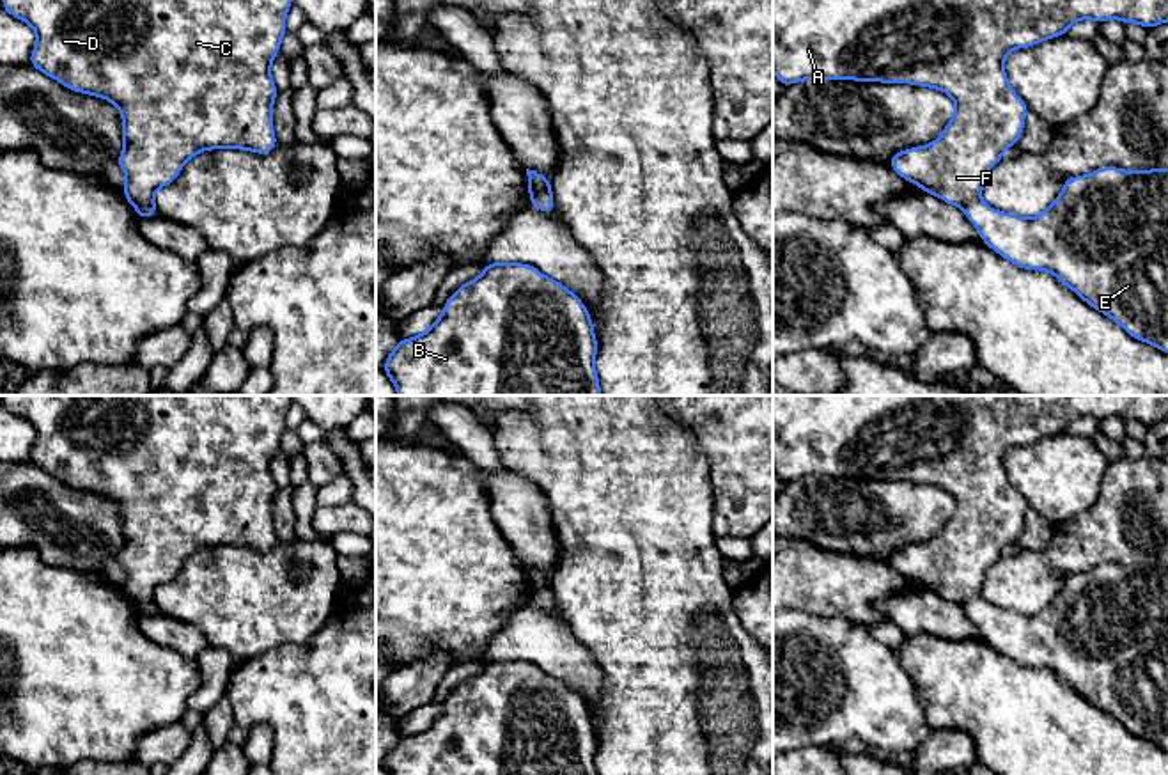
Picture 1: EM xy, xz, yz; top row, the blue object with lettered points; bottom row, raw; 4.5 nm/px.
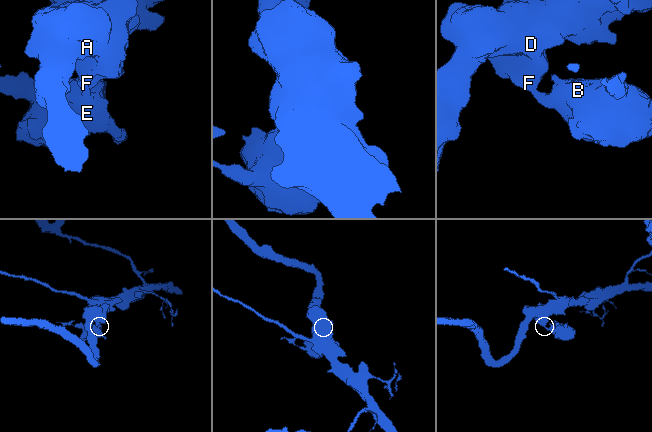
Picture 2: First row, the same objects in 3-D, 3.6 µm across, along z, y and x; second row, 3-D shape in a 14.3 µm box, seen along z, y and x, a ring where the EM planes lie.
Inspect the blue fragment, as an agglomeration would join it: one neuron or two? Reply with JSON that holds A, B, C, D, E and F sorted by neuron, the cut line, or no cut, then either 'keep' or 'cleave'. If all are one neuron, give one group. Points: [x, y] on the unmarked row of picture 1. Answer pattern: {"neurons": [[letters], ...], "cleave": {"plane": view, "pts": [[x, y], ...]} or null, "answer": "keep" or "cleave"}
{"neurons": [["A", "C", "D", "F"], ["B", "E"]], "cleave": {"plane": "xz", "pts": [[550, 586], [530, 594]]}, "answer": "cleave"}

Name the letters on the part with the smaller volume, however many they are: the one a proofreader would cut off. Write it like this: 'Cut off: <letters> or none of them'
Cut off: B, E

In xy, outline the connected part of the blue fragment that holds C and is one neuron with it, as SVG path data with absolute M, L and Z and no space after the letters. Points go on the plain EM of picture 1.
M2 395L2 403L5 410L35 427L35 442L28 458L32 465L69 488L105 495L119 505L124 546L115 560L126 571L122 592L131 603L140 605L154 599L154 591L174 580L184 560L202 548L243 546L268 552L278 543L273 528L273 498L278 486L271 475L271 459L280 450L280 438L287 431L285 413L292 395Z

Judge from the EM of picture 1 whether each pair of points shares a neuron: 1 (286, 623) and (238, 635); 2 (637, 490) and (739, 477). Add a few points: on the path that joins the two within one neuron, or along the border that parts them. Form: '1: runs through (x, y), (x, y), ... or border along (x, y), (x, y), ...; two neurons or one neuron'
1: runs through (273, 623), (250, 623); one neuron
2: border along (695, 442), (708, 470), (713, 522); two neurons

